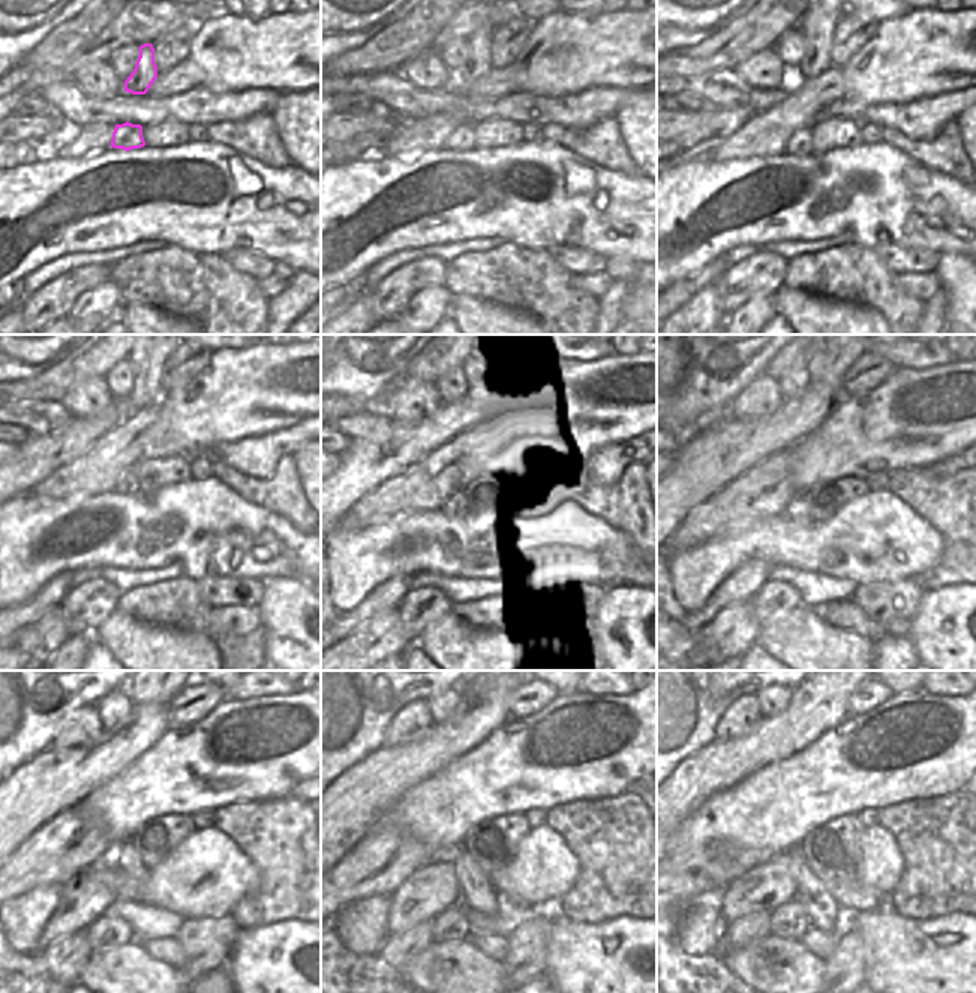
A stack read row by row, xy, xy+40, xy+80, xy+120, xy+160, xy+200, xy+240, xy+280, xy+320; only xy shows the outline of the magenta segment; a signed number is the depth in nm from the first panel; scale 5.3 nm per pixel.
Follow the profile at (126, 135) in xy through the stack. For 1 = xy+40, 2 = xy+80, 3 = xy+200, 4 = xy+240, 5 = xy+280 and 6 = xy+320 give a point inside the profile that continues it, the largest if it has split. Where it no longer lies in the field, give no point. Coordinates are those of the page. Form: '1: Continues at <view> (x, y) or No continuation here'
1: Continues at xy+40 (462, 138)
2: Continues at xy+80 (799, 143)
3: Continues at xy+200 (796, 509)
4: Continues at xy+240 (123, 854)
5: Continues at xy+280 (477, 893)
6: Continues at xy+320 (823, 914).

